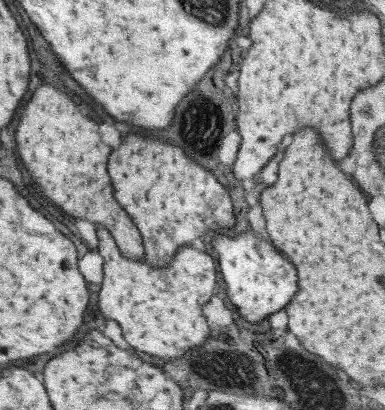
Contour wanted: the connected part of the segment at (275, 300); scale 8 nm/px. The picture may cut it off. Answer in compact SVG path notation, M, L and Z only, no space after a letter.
M247 227L237 234L216 233L213 242L230 304L234 304L238 314L251 323L262 322L274 312L282 310L298 290L294 266L288 262L288 258L278 254L272 244L258 235Z

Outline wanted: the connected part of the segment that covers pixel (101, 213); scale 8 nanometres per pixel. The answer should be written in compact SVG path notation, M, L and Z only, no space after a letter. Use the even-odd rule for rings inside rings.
M44 84L40 86L32 100L20 110L22 118L16 132L18 154L36 184L46 196L50 196L56 206L64 212L103 226L114 237L117 247L130 260L145 260L142 236L136 224L128 218L128 213L114 200L112 182L106 172L110 146L100 138L98 126L94 120L84 116L80 108L60 90Z

